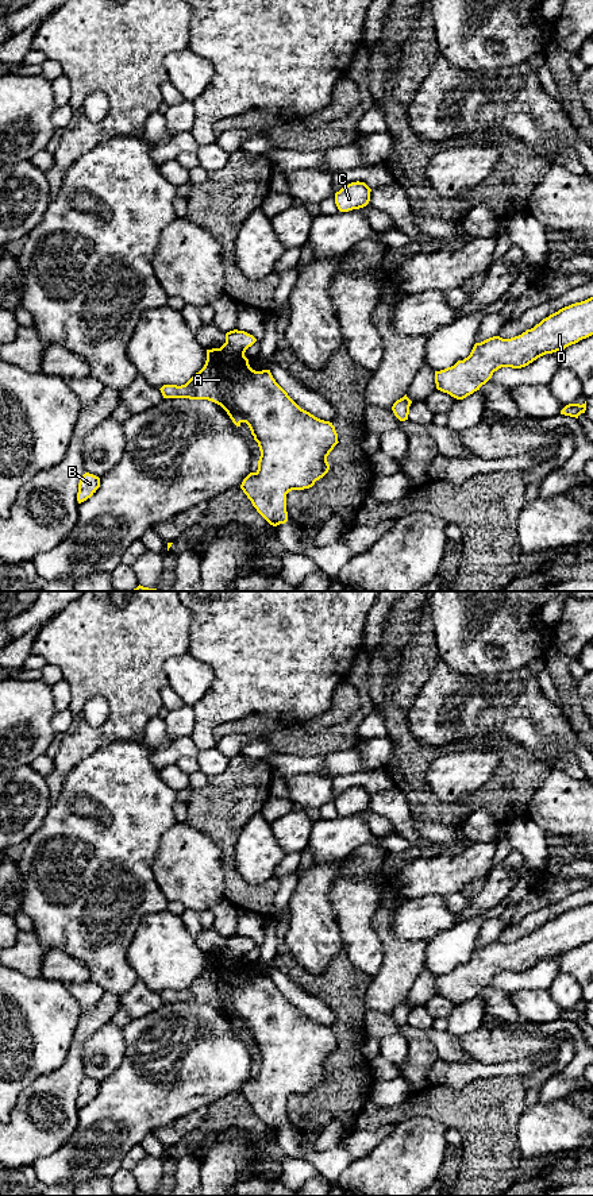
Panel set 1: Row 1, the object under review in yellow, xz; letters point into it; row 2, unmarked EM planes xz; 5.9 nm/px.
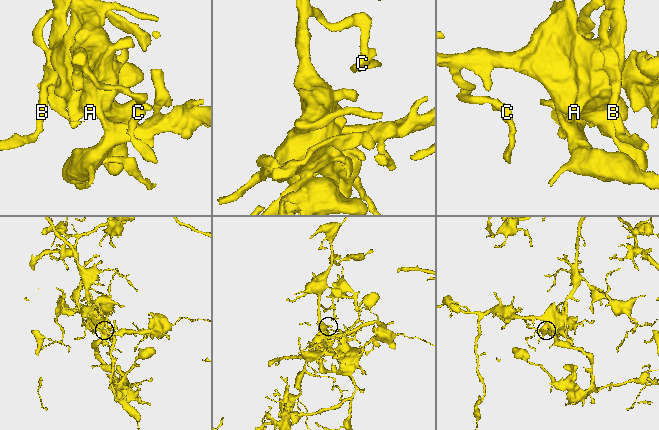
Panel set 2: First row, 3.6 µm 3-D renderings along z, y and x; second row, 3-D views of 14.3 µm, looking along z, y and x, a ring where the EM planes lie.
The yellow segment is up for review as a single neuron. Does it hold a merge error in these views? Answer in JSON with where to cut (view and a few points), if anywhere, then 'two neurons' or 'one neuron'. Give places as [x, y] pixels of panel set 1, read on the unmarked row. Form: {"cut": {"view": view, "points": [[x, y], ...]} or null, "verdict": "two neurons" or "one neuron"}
{"cut": null, "verdict": "one neuron"}

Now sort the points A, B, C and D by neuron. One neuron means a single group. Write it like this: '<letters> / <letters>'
A B C D

